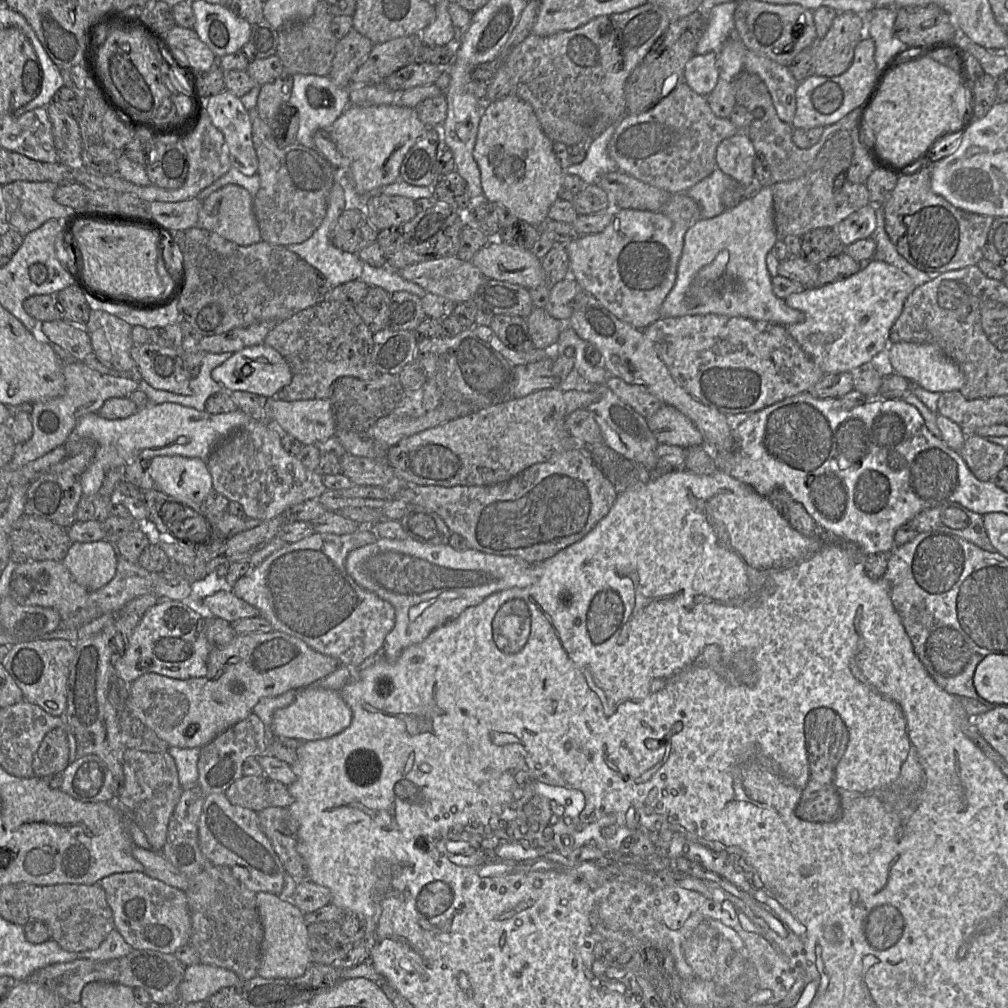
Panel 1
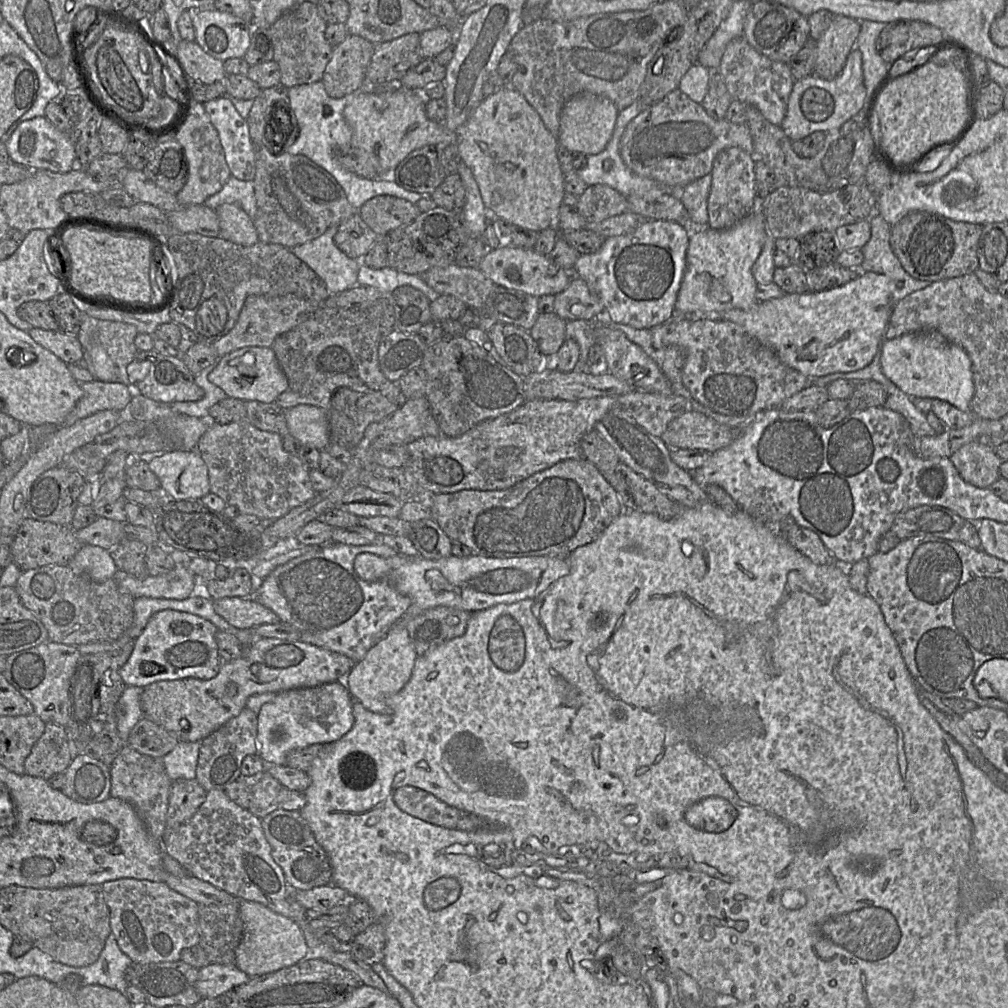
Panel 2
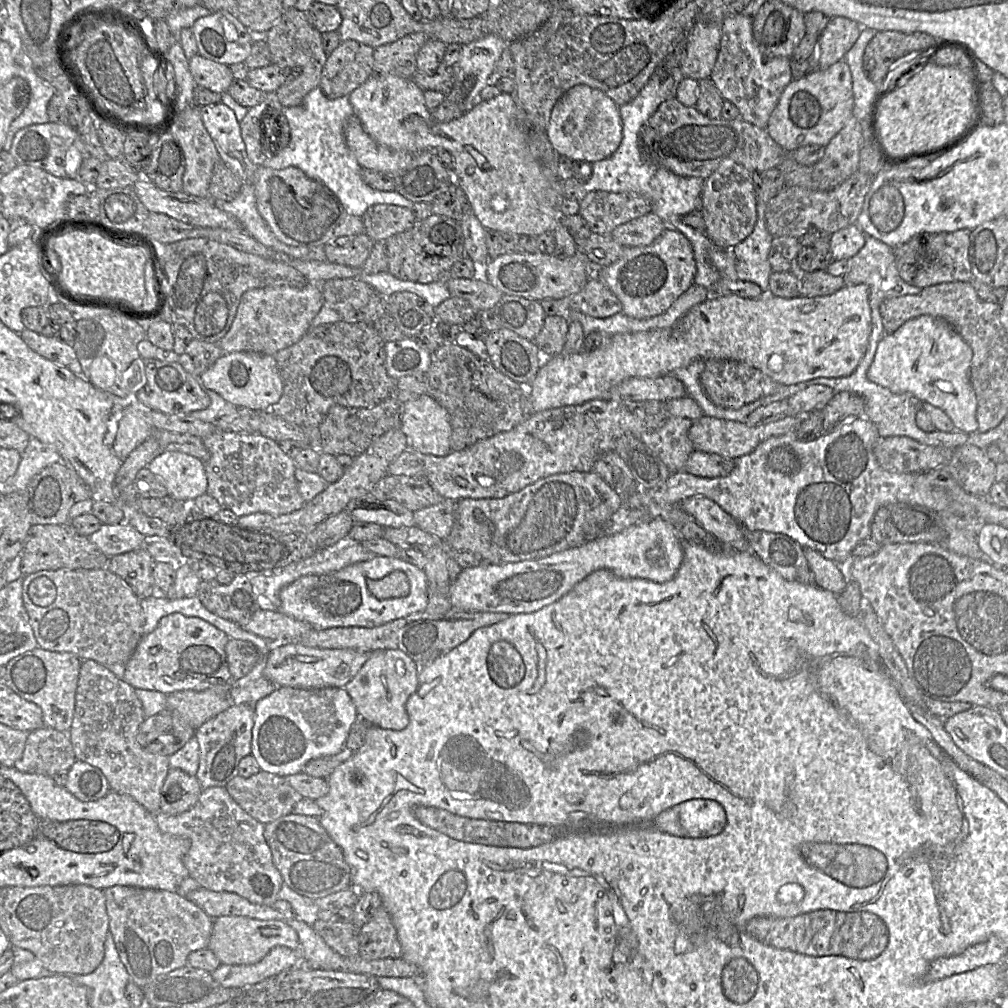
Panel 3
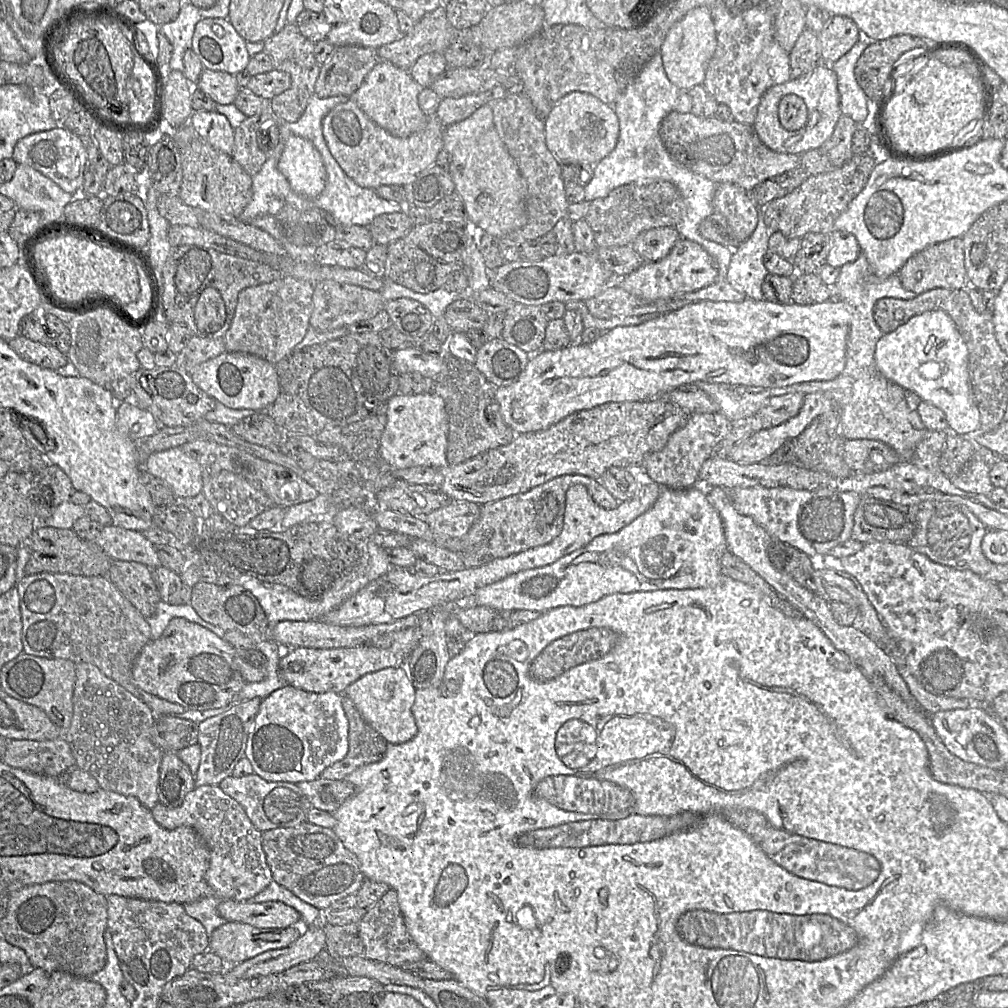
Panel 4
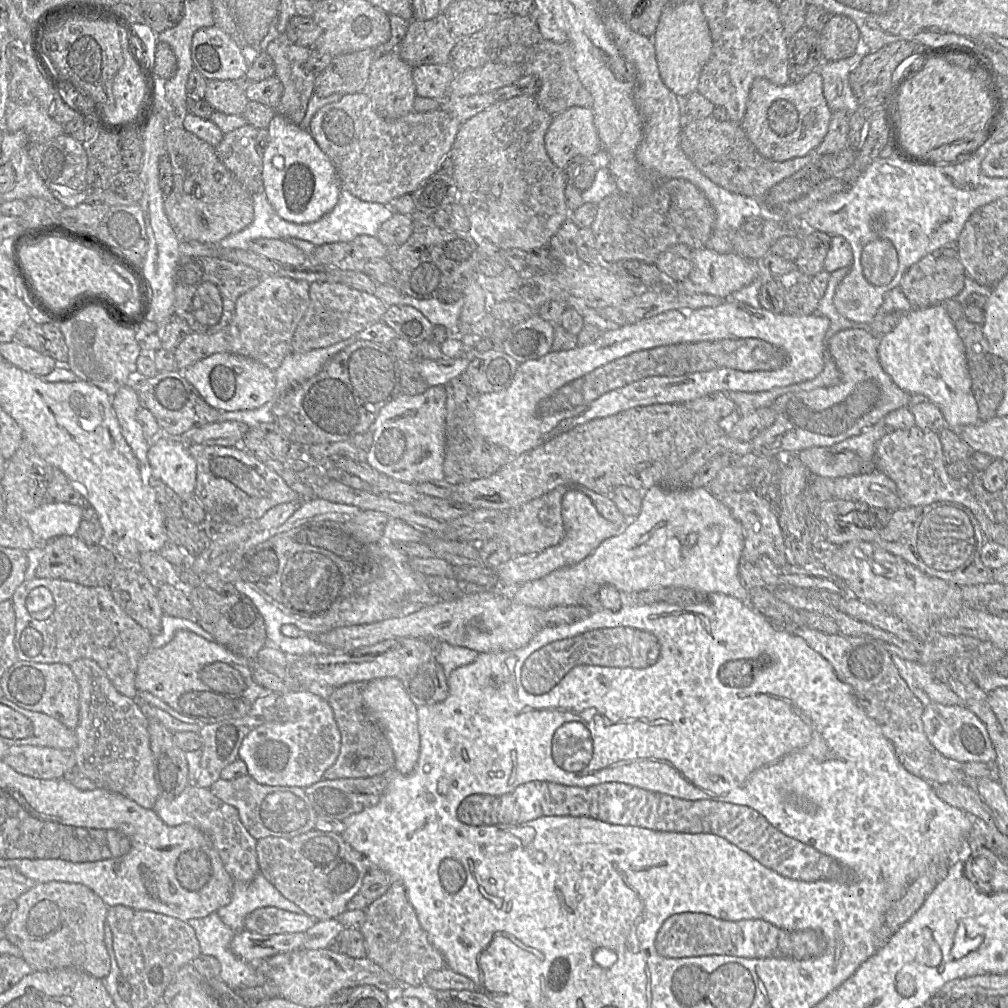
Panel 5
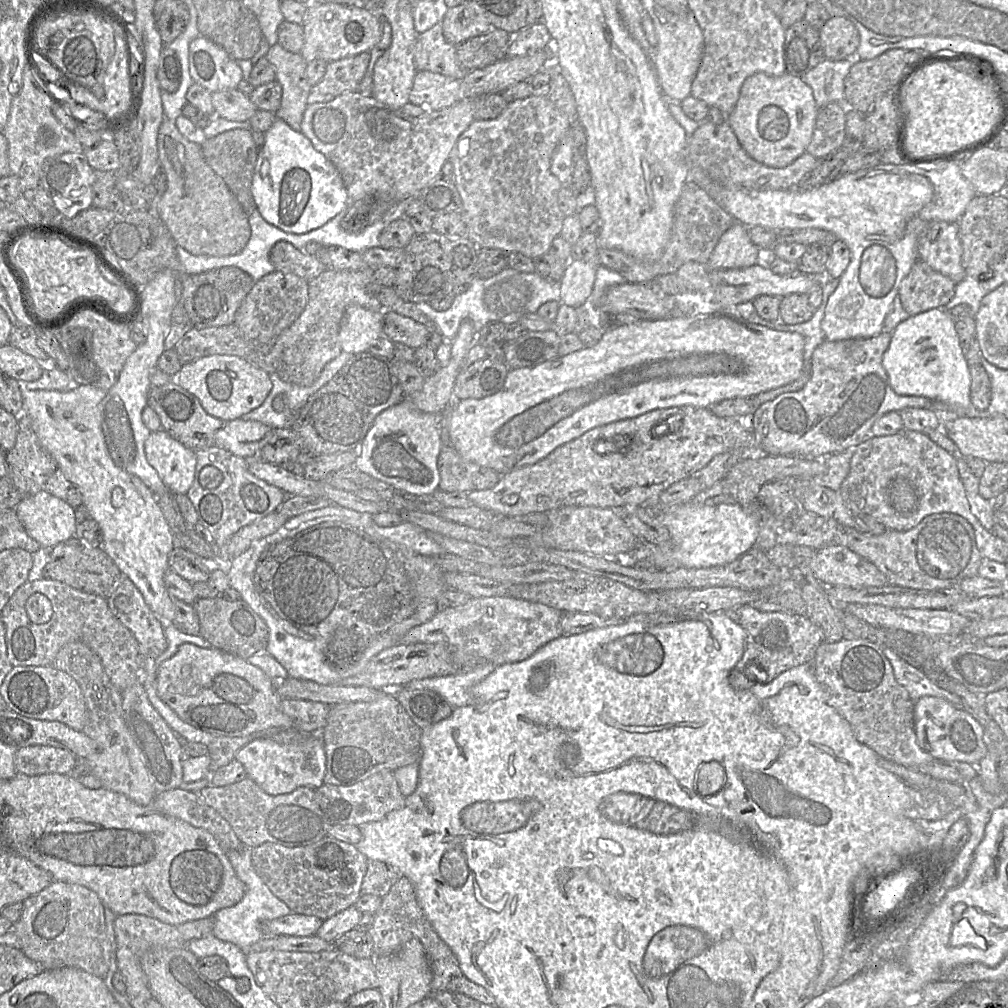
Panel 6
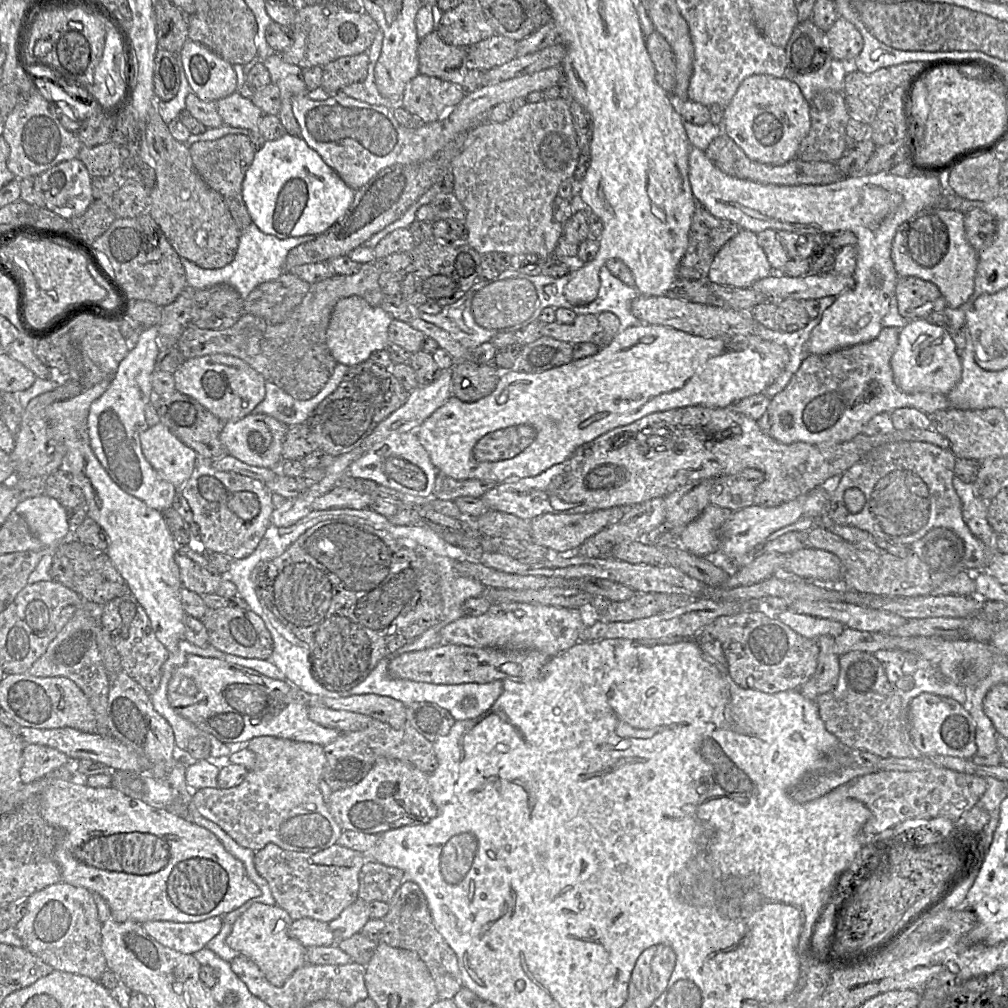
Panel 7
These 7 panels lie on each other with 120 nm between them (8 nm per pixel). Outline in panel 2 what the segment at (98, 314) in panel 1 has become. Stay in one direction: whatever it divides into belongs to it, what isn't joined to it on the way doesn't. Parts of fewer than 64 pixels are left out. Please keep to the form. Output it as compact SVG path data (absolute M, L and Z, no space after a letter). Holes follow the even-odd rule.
M83 311L83 322L77 338L83 349L83 359L90 363L90 351L95 345L102 345L114 363L114 376L112 382L122 383L126 386L130 385L127 367L135 358L137 347L134 340L138 334L135 326L124 322L116 322L110 320L100 320L86 315Z

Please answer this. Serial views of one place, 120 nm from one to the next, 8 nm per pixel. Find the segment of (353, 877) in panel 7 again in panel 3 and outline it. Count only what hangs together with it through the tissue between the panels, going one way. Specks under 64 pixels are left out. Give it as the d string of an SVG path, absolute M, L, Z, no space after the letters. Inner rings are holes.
M287 814L265 824L264 837L284 884L298 894L316 900L351 887L351 871L343 852L317 817Z

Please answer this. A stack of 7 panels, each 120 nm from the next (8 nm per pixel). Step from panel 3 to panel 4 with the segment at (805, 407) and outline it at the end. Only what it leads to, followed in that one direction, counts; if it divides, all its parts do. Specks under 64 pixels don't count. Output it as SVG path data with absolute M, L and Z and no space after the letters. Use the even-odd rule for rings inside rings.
M789 393L771 398L751 417L753 432L778 426L796 416L804 401L804 394Z

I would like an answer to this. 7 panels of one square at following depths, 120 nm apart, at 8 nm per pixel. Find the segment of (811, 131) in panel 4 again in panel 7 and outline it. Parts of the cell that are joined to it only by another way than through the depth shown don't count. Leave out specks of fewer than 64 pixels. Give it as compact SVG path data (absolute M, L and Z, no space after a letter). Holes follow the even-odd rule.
M755 74L745 78L728 105L724 107L722 132L729 136L753 161L781 165L796 157L801 141L810 129L809 102L799 86L786 77Z

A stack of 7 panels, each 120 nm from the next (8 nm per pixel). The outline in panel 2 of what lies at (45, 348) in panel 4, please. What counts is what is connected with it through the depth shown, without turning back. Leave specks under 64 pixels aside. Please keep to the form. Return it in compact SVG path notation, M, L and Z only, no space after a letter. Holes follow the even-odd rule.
M34 327L28 333L35 342L66 364L75 364L83 358L82 346L75 335L67 334L61 330L44 330Z

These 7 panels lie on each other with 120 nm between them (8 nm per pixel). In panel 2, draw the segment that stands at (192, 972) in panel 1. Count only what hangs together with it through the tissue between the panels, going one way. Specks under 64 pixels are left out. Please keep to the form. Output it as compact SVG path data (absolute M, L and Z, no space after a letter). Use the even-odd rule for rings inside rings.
M210 963L199 969L195 988L202 999L219 998L249 980L250 977L235 965Z

